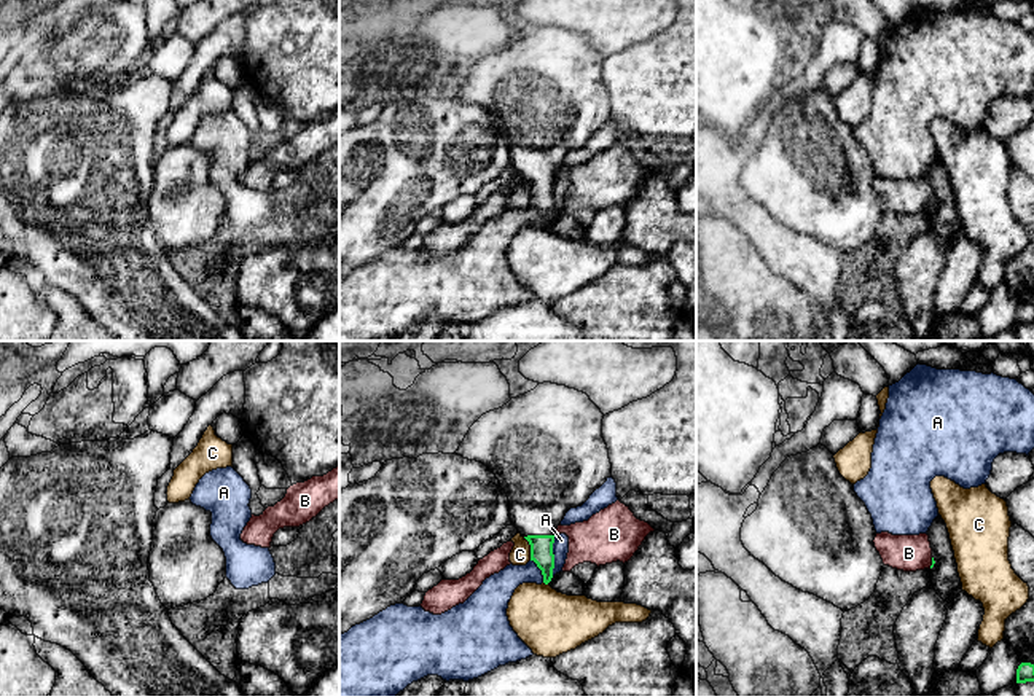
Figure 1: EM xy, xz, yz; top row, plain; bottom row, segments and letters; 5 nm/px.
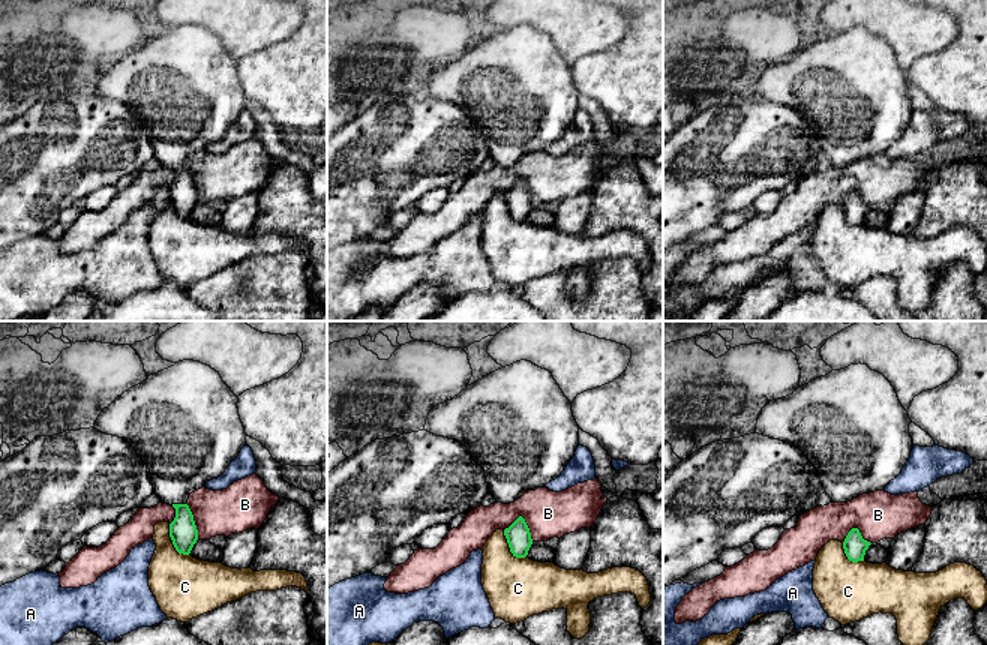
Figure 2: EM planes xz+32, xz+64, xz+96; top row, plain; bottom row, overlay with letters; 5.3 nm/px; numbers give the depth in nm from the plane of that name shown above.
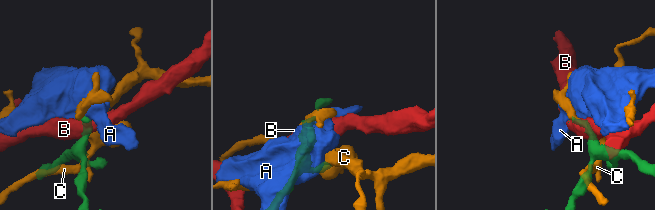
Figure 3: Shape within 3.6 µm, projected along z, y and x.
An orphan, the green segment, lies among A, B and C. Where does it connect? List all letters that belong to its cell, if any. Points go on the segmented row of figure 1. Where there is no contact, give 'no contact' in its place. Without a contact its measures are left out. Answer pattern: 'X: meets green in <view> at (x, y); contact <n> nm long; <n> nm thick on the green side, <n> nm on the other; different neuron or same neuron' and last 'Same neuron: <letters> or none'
A: meets green in xz at (553, 556); contact 200 nm long; 110 nm thick on the green side, 80 nm on the other; different neuron
B: meets green in yz at (932, 563); contact 60 nm long; 20 nm thick on the green side, 190 nm on the other; different neuron
C: meets green in xz at (531, 548); contact 130 nm long; 110 nm thick on the green side, 100 nm on the other; different neuron
Same neuron: none

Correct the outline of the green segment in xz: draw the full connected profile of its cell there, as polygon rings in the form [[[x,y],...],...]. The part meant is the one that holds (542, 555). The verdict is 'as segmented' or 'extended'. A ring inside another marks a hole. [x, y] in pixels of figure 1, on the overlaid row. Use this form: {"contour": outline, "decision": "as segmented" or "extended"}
{"contour": [[[543,382],[483,414],[456,451],[495,475],[510,502],[511,524],[529,542],[531,561],[542,570],[545,585],[553,578],[558,526],[570,508],[582,506],[612,476],[602,419],[604,414],[586,393]]], "decision": "extended"}

